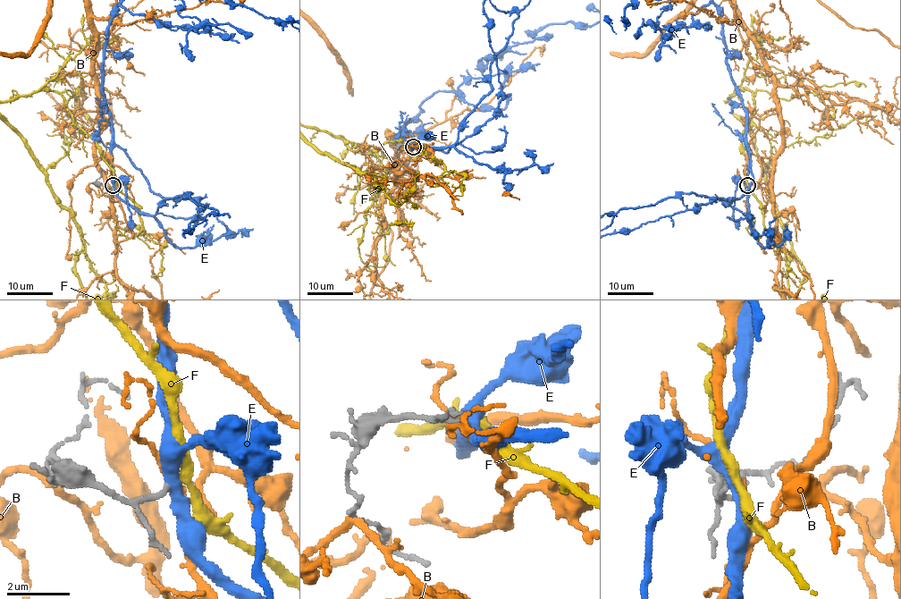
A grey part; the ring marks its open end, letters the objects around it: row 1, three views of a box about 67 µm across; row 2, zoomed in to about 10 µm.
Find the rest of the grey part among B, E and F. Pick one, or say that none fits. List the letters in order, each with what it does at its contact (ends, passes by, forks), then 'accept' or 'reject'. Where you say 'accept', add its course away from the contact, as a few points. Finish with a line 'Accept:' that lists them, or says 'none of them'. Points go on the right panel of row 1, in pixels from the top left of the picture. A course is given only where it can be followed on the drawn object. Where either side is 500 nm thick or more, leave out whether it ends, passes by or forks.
B: it passes by | reject
E: it passes by | reject
F: it passes by | accept
Accept: F

